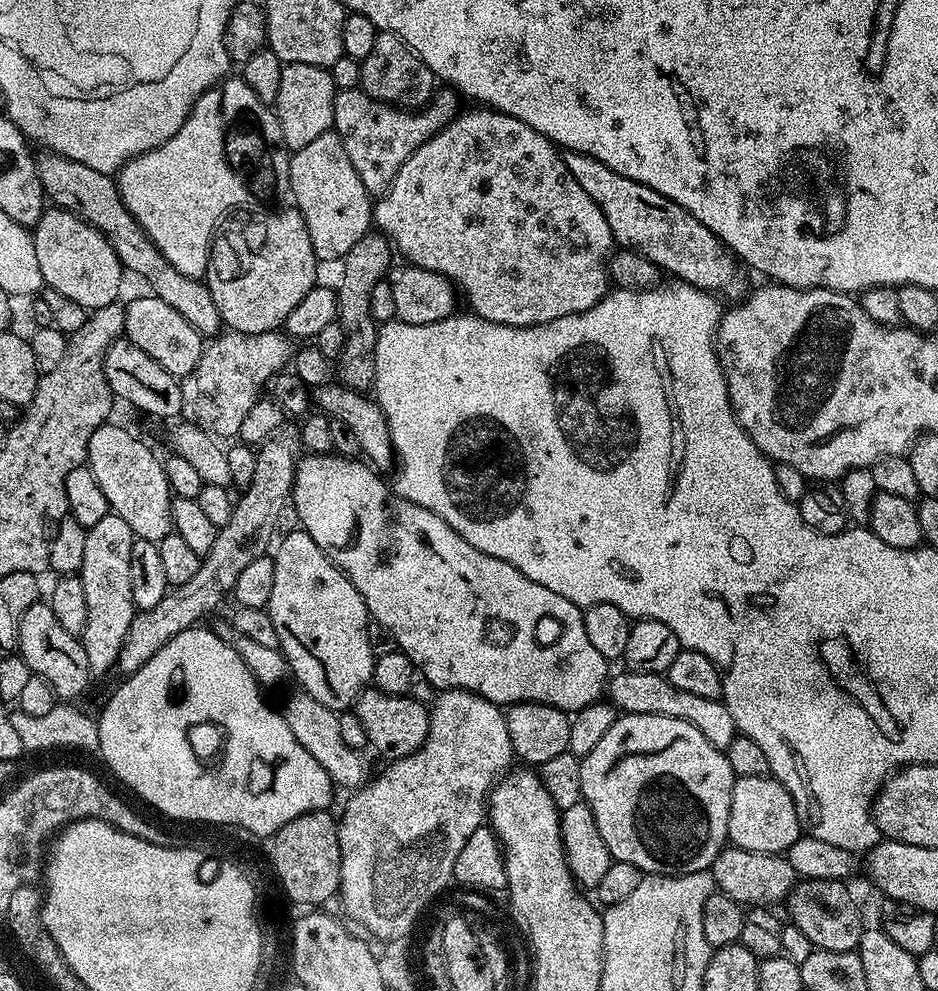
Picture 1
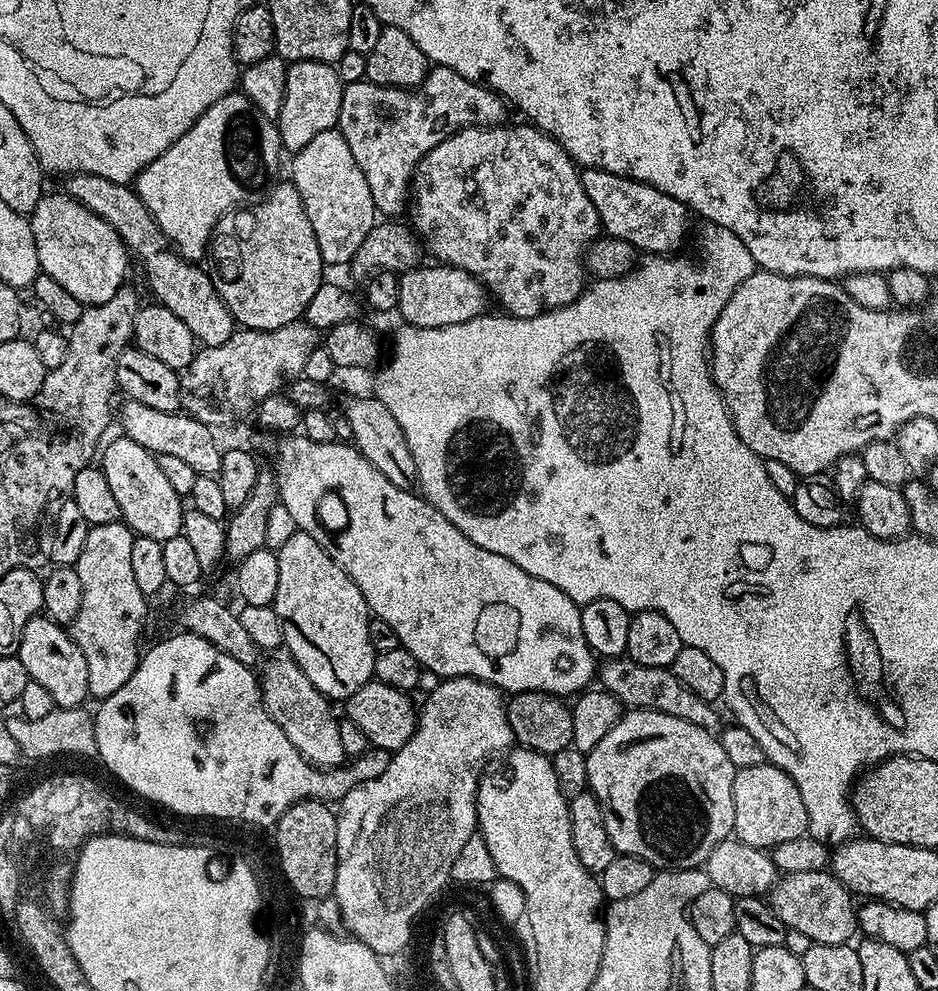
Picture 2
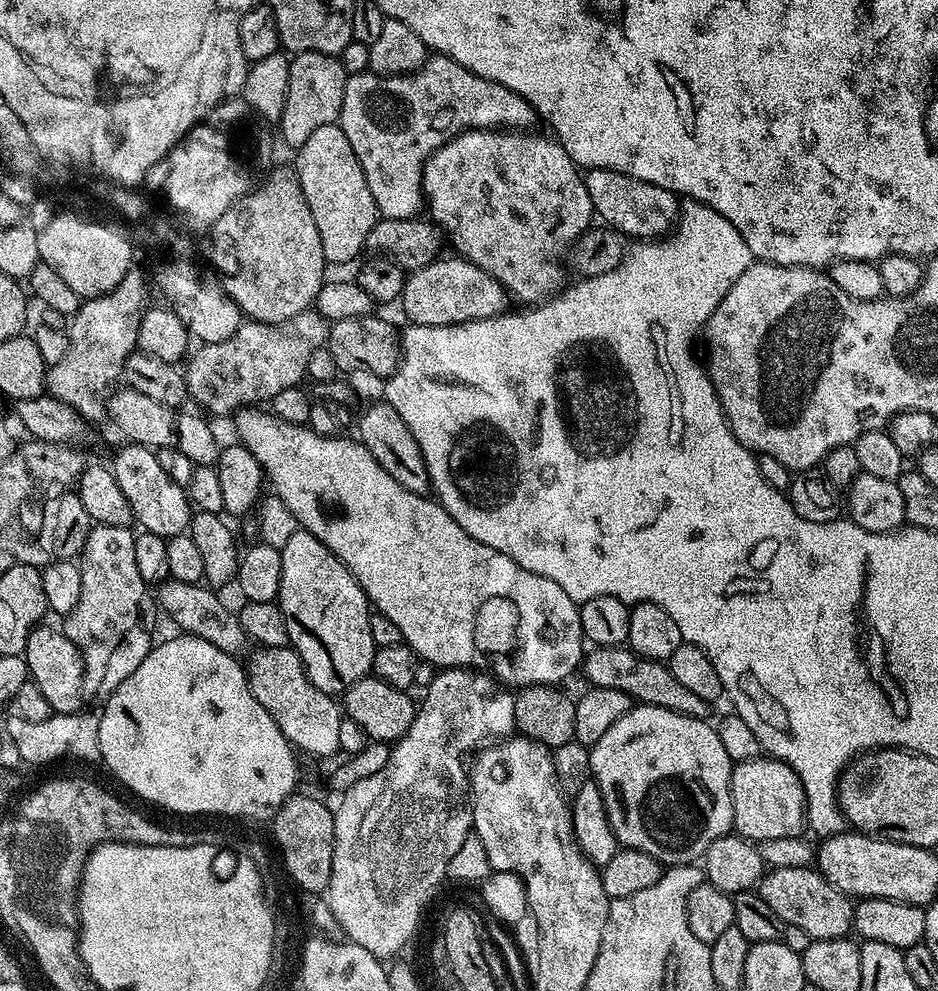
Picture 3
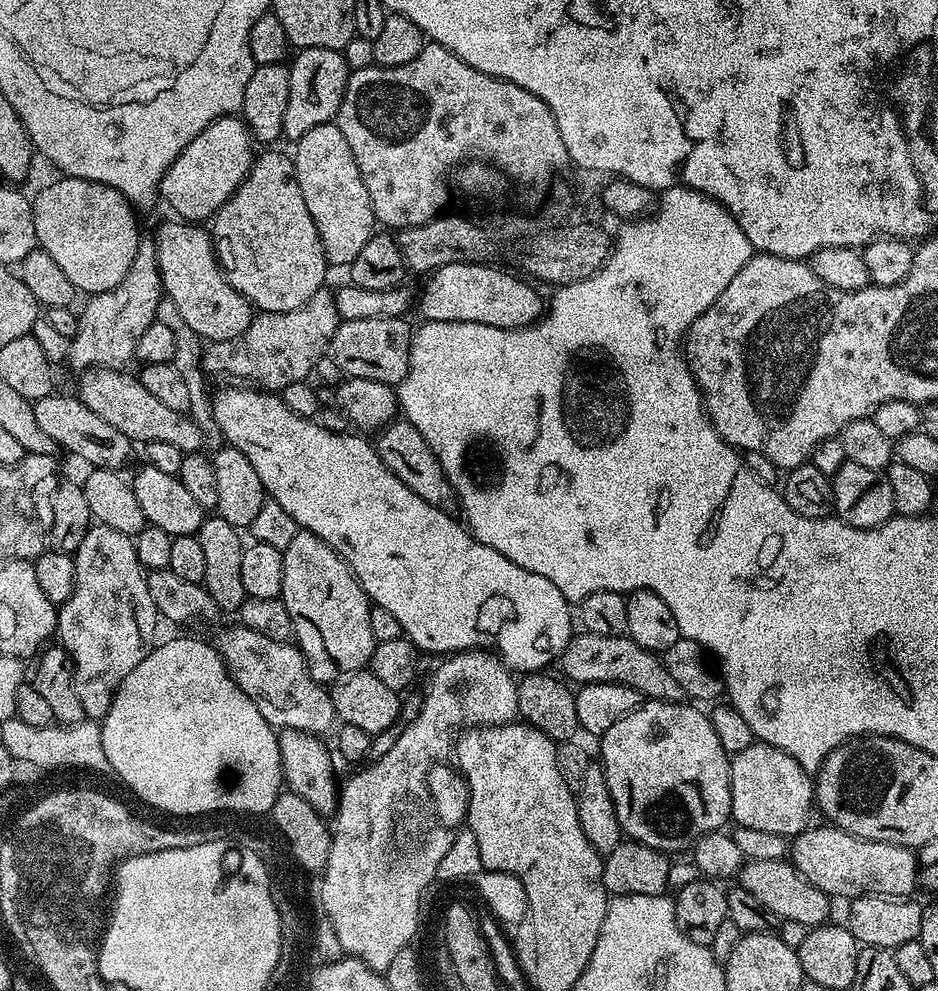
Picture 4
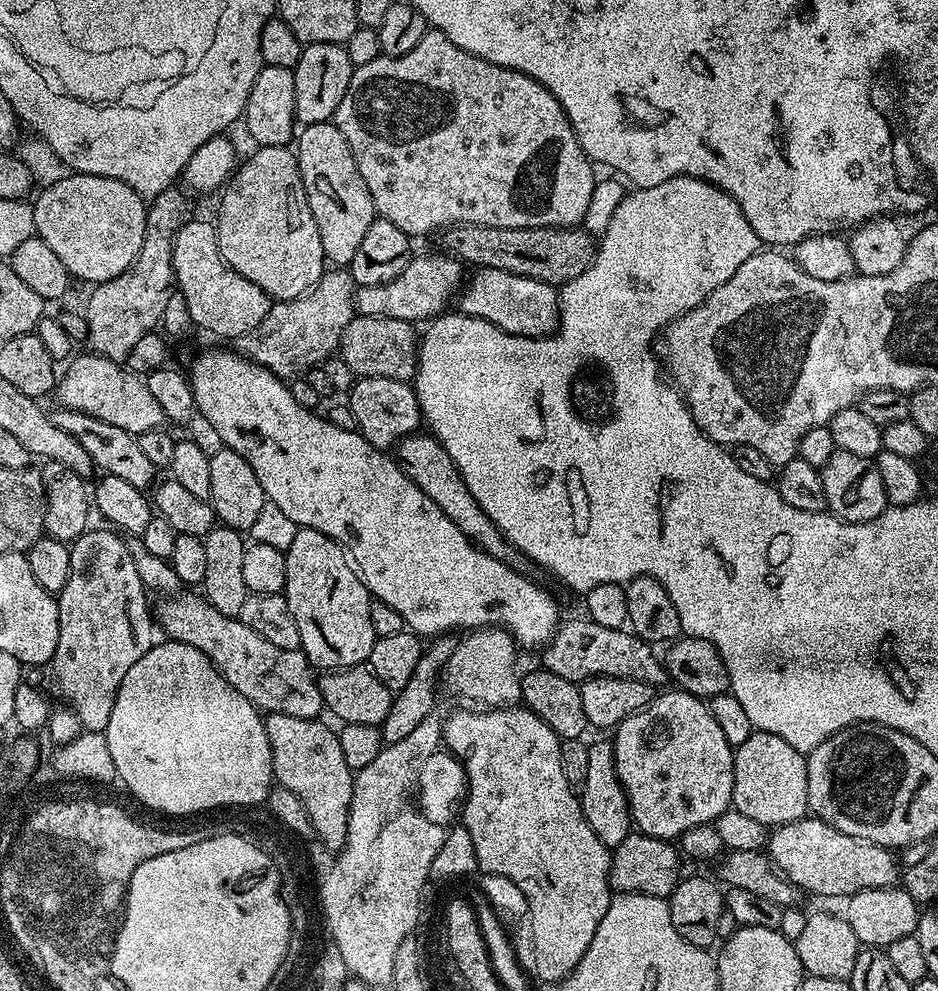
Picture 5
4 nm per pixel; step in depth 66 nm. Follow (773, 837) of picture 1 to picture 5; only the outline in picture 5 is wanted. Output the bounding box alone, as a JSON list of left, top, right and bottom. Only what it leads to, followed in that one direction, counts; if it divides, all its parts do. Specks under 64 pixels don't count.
[731,730,809,826]

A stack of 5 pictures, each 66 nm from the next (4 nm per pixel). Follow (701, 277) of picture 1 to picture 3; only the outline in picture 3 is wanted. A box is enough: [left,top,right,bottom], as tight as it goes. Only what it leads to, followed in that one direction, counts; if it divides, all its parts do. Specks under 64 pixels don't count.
[584,168,678,242]

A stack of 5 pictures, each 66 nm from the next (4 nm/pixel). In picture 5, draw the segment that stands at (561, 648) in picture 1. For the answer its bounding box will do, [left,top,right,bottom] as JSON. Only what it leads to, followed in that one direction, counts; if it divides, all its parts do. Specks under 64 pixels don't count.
[186,351,562,649]

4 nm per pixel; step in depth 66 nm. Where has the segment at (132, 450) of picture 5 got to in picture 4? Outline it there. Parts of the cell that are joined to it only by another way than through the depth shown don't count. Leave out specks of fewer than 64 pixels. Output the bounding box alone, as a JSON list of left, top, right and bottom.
[32,394,134,472]

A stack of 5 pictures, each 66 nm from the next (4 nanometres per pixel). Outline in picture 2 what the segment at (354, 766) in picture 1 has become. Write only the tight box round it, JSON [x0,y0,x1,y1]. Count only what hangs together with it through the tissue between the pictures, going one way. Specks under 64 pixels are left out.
[258,659,345,766]

